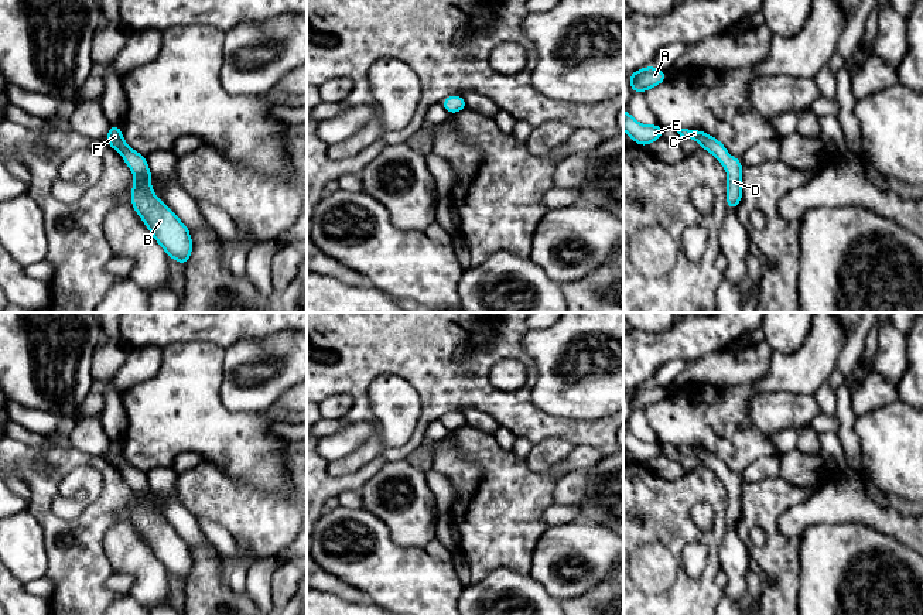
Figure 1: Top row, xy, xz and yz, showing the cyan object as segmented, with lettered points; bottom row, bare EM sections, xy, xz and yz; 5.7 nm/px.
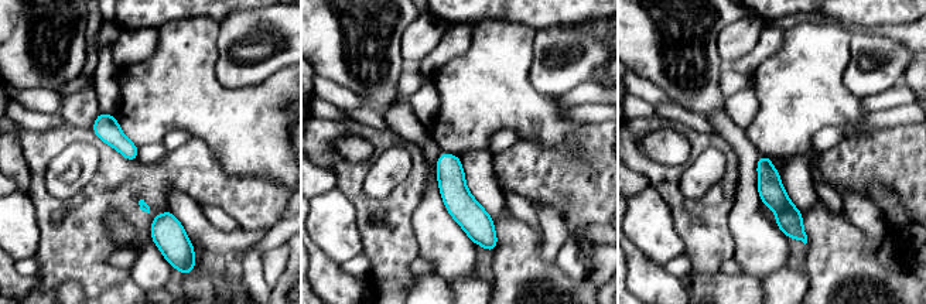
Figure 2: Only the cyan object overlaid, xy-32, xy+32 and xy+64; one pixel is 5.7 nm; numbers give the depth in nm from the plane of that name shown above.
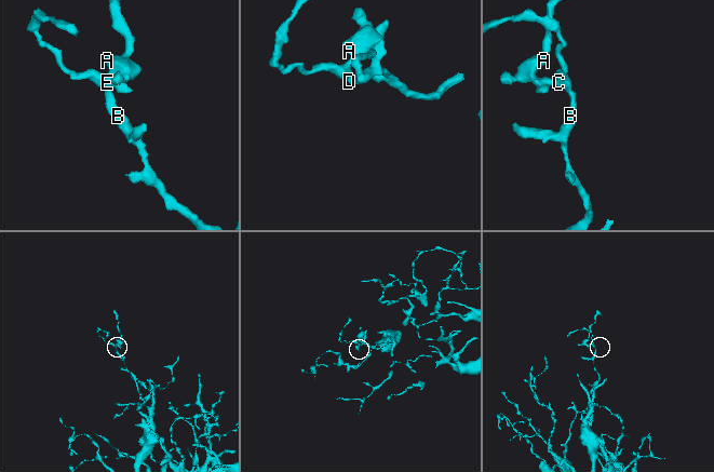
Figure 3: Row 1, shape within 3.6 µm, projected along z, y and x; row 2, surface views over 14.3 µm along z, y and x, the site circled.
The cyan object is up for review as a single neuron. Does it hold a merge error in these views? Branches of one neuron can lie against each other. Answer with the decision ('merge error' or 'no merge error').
no merge error

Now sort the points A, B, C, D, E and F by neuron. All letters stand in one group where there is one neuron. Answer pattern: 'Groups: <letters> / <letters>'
Groups: A B C D E F

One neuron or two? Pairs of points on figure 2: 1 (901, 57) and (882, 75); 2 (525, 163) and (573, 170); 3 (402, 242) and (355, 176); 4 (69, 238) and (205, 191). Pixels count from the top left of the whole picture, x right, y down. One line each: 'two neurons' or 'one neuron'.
1: one neuron
2: one neuron
3: one neuron
4: one neuron

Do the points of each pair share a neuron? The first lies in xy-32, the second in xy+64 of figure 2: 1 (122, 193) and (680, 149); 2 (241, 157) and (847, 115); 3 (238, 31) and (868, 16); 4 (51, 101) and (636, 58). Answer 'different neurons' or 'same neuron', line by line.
1: different neurons
2: same neuron
3: different neurons
4: different neurons

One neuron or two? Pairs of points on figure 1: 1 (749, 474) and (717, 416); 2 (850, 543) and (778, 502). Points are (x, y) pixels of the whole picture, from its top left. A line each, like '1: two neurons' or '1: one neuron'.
1: two neurons
2: two neurons

